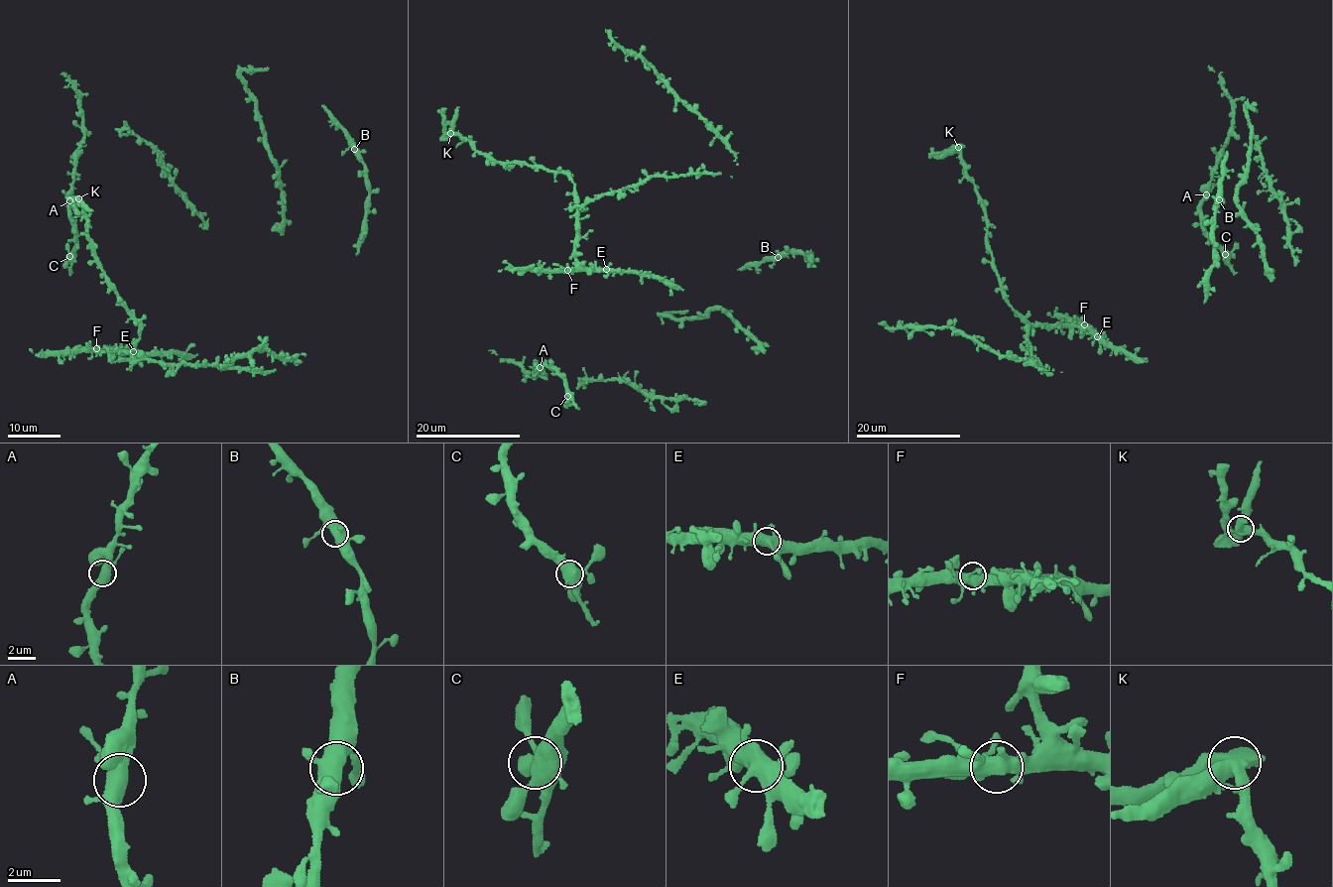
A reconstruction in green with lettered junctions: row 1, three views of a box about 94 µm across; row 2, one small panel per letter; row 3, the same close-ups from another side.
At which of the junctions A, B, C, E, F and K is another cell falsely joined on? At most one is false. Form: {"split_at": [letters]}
{"split_at": ["K"]}

